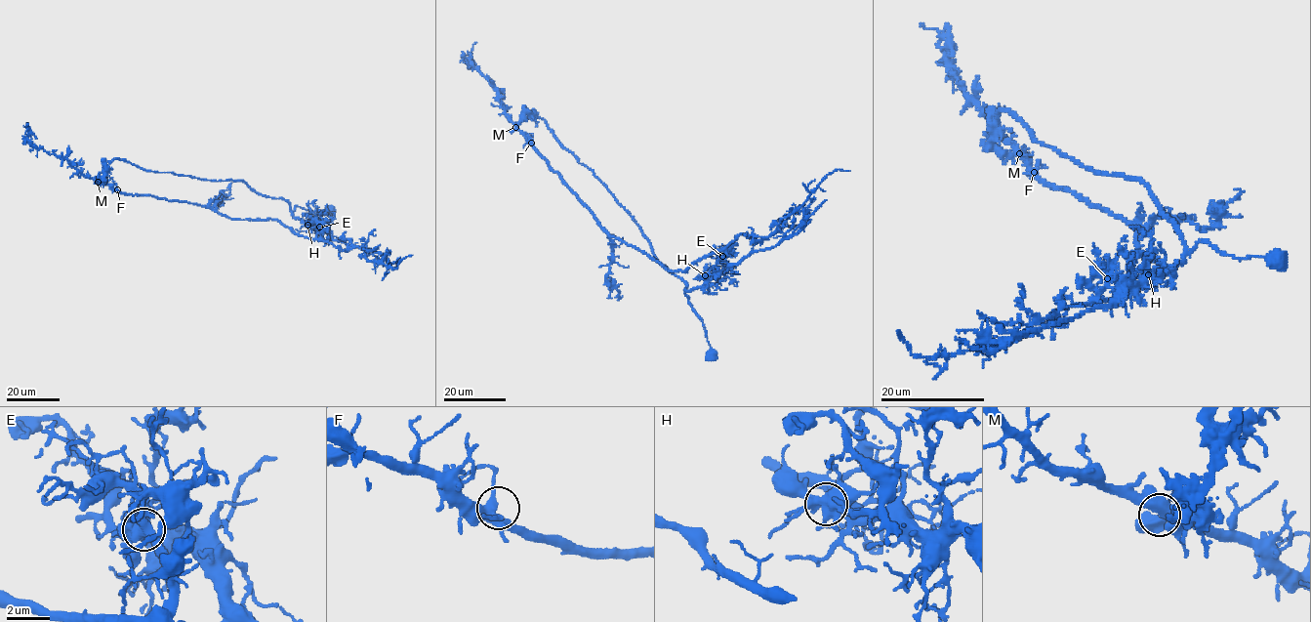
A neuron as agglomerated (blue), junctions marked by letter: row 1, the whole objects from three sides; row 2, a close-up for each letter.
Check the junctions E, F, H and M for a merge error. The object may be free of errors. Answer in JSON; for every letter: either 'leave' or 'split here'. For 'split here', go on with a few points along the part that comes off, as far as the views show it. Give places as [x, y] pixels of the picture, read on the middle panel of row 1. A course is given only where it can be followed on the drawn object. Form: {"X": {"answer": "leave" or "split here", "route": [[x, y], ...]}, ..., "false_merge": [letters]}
{"E": {"answer": "leave"}, "F": {"answer": "leave"}, "H": {"answer": "split here", "route": [[705, 275], [725, 252], [716, 250], [672, 271], [607, 234], [467, 60], [476, 43]]}, "M": {"answer": "leave"}, "false_merge": ["H"]}

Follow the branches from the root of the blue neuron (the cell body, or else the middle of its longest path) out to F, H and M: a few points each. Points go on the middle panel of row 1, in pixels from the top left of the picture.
F: (710, 356), (687, 286), (660, 264), (635, 222), (545, 120), (525, 113), (518, 128), (531, 143)
H: (710, 356), (711, 346), (702, 319), (684, 293), (701, 287), (706, 280), (705, 275)
M: (710, 356), (687, 286), (660, 264), (635, 222), (545, 120), (525, 113), (515, 127)

